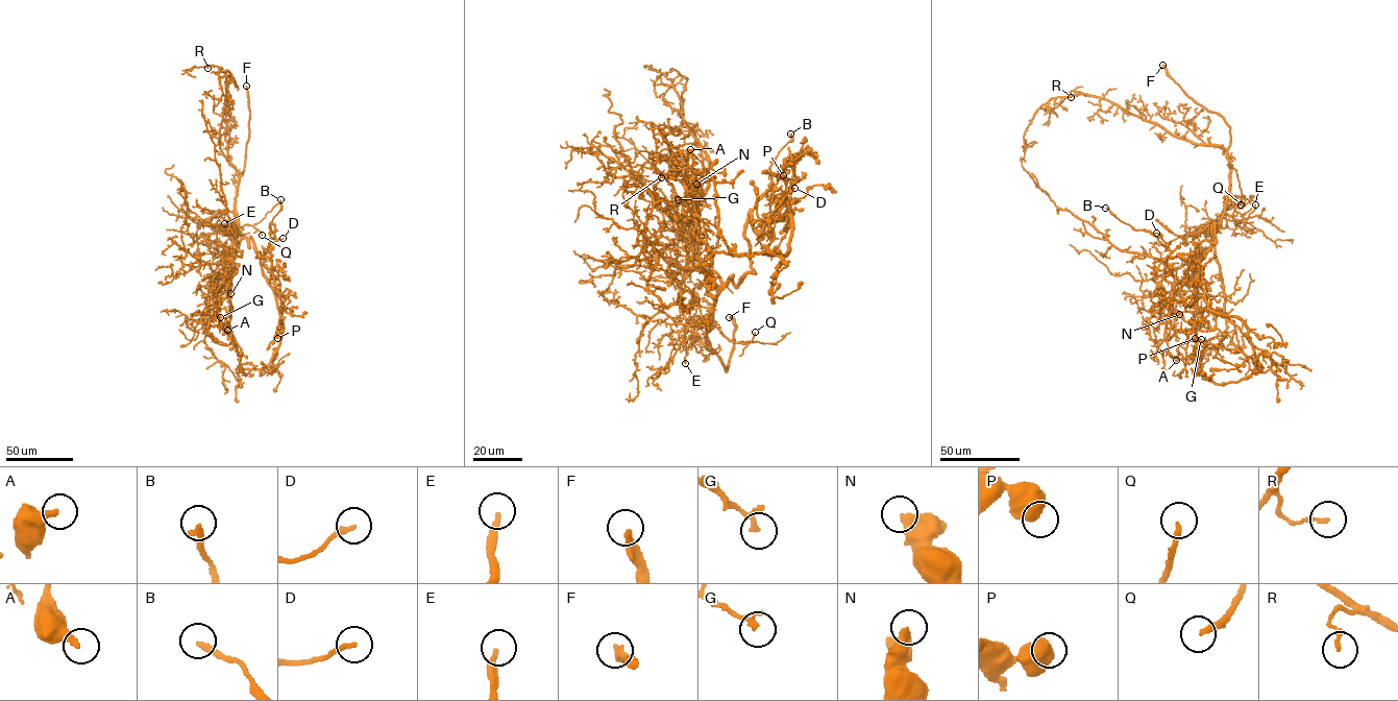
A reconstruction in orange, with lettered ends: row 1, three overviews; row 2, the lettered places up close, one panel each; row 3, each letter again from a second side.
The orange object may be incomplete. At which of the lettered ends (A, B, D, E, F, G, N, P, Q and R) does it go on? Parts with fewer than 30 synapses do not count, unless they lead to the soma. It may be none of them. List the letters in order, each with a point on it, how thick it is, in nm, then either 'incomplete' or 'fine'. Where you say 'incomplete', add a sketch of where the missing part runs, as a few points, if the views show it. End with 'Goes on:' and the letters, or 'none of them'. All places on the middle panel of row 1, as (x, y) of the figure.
A: place (690, 149); calibre 280 nm; fine
B: place (790, 134); calibre 280 nm; fine
D: place (794, 188); calibre 200 nm; fine
E: place (685, 363); calibre 240 nm; fine
F: place (729, 317); calibre 360 nm; incomplete; course (729, 317), (728, 291), (724, 291)
G: place (678, 199); calibre 150 nm; fine
N: place (696, 184); calibre 400 nm; fine
P: place (783, 175); calibre 700 nm; fine
Q: place (755, 332); calibre 200 nm; incomplete; course (755, 332), (769, 315), (780, 291), (773, 280), (780, 268), (768, 257)
R: place (661, 177); calibre 160 nm; fine
Goes on: F, Q

